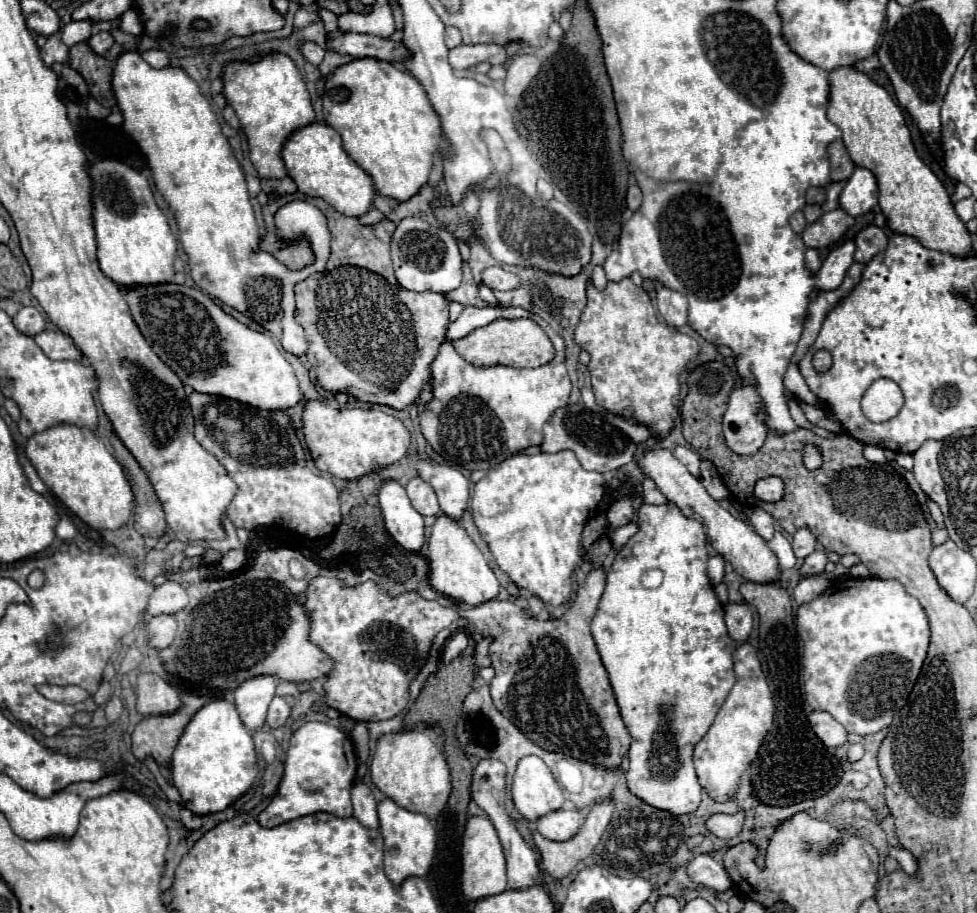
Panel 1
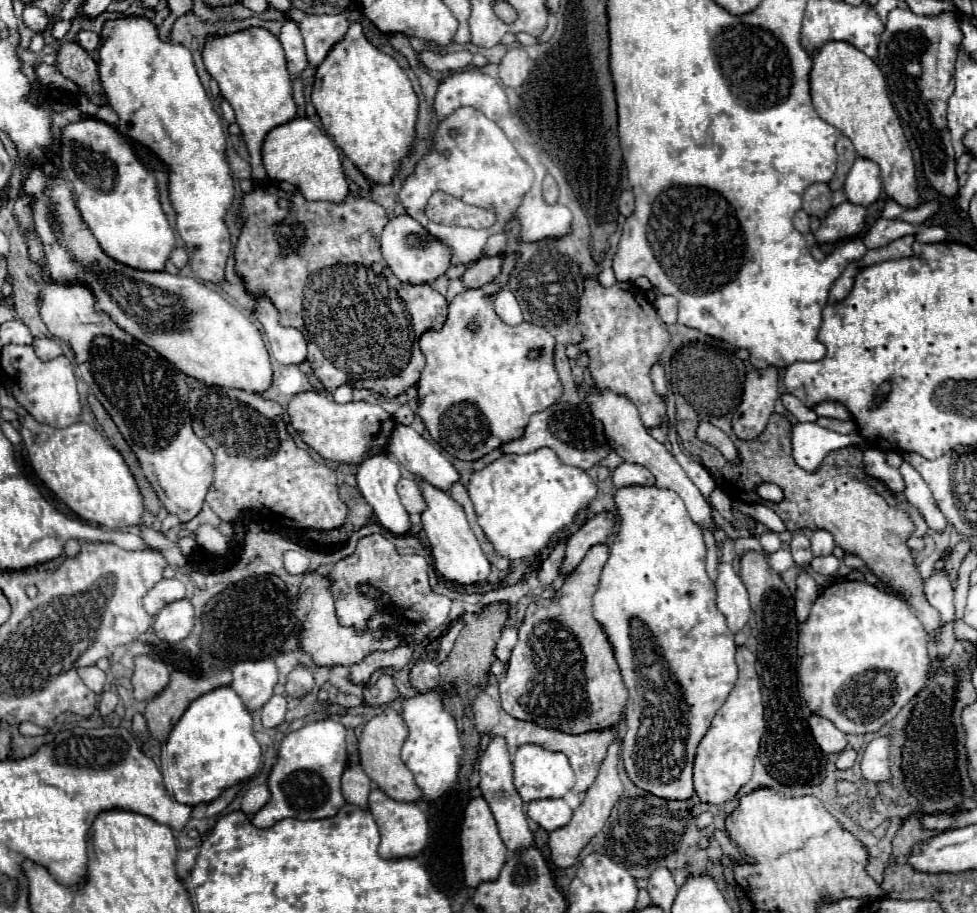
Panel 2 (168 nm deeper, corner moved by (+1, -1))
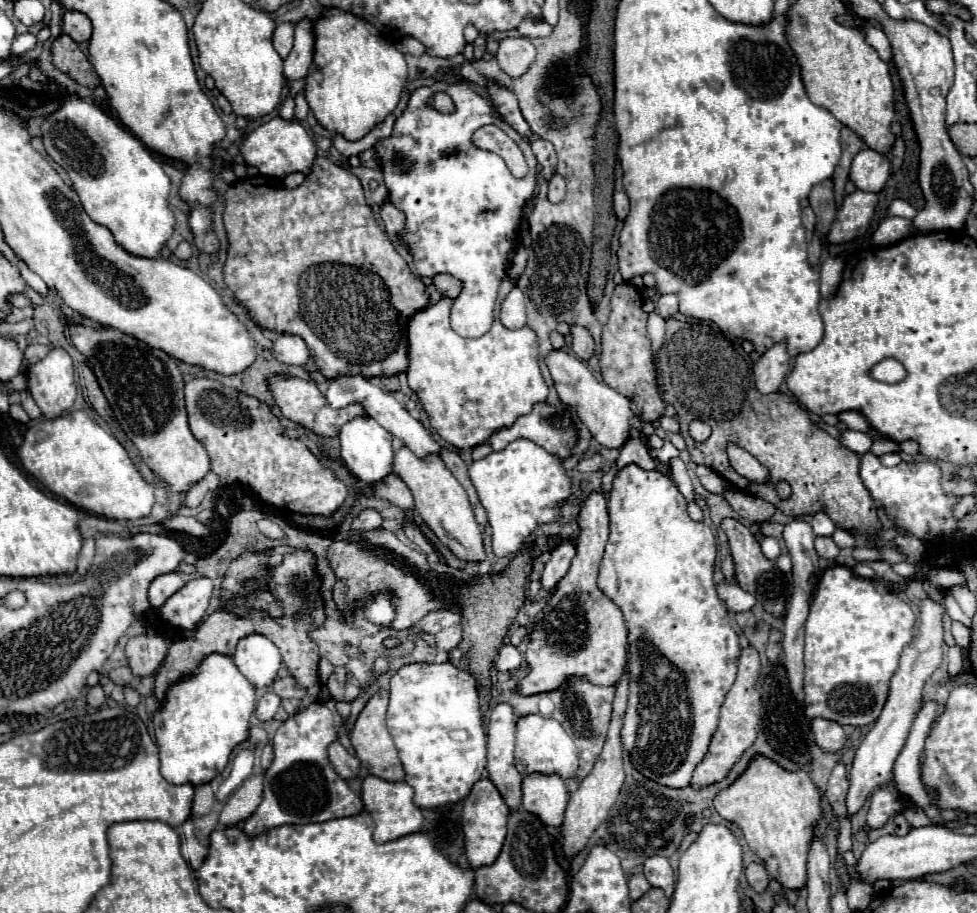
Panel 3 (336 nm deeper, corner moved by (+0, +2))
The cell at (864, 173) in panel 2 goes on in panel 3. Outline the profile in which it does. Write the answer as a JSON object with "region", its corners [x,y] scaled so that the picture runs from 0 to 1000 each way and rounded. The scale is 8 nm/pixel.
{"region":[[[884,162],[876,169],[870,184],[870,197],[882,210],[901,210],[911,193],[911,175],[899,166]]]}

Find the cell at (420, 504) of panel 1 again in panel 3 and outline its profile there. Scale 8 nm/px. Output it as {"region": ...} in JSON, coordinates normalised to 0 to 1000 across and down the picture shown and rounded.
{"region":[[[399,519],[395,526],[385,530],[383,539],[385,539],[385,543],[395,545],[403,554],[409,554],[414,559],[422,559],[424,556],[424,543],[422,543],[420,535],[405,519]]]}

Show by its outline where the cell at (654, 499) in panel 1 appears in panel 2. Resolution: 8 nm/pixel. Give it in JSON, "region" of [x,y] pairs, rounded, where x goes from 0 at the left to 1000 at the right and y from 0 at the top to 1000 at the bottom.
{"region":[[[636,507],[627,516],[627,531],[640,533],[640,531],[670,531],[668,518],[652,507]]]}

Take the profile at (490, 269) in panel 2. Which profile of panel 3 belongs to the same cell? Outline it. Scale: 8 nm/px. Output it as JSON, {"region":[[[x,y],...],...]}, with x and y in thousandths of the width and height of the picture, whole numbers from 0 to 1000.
{"region":[[[461,300],[444,302],[444,311],[454,324],[461,324],[461,326],[467,326],[473,320],[473,309]]]}

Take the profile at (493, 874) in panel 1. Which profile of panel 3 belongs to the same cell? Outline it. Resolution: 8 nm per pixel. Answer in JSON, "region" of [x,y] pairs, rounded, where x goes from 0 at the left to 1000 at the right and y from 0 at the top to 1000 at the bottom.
{"region":[[[493,852],[485,859],[483,867],[479,870],[477,878],[475,878],[475,887],[473,887],[473,905],[475,905],[475,931],[477,931],[477,940],[481,944],[481,951],[487,953],[493,946],[506,946],[506,942],[510,940],[510,933],[514,931],[514,920],[518,918],[518,894],[520,894],[520,885],[514,876],[514,872],[510,870],[508,861],[499,854]]]}

